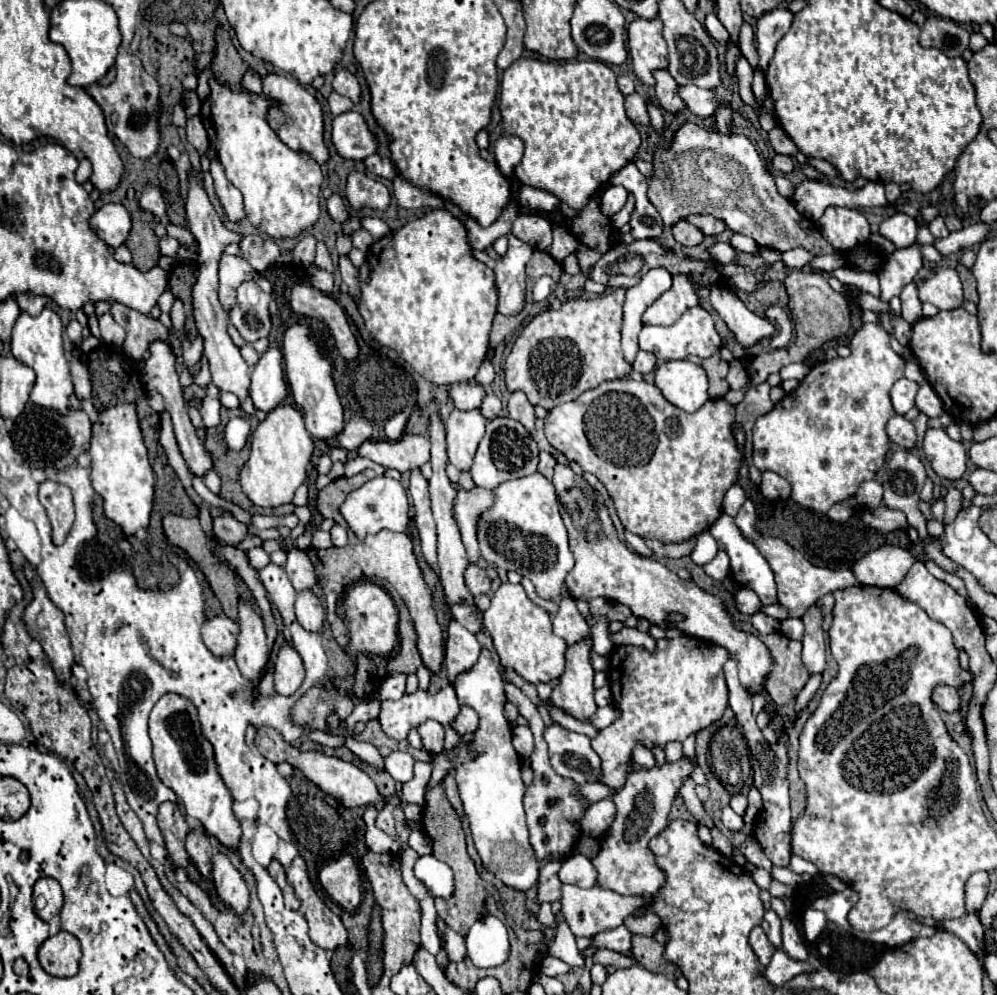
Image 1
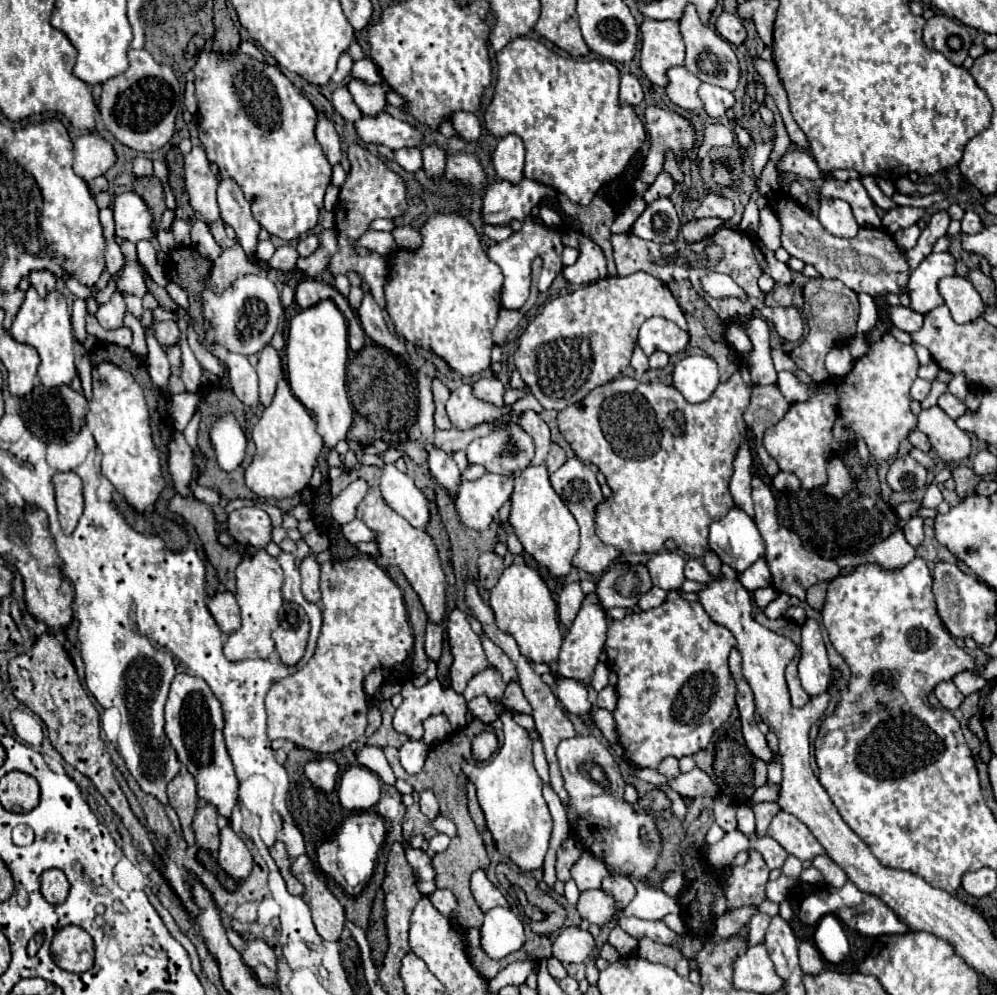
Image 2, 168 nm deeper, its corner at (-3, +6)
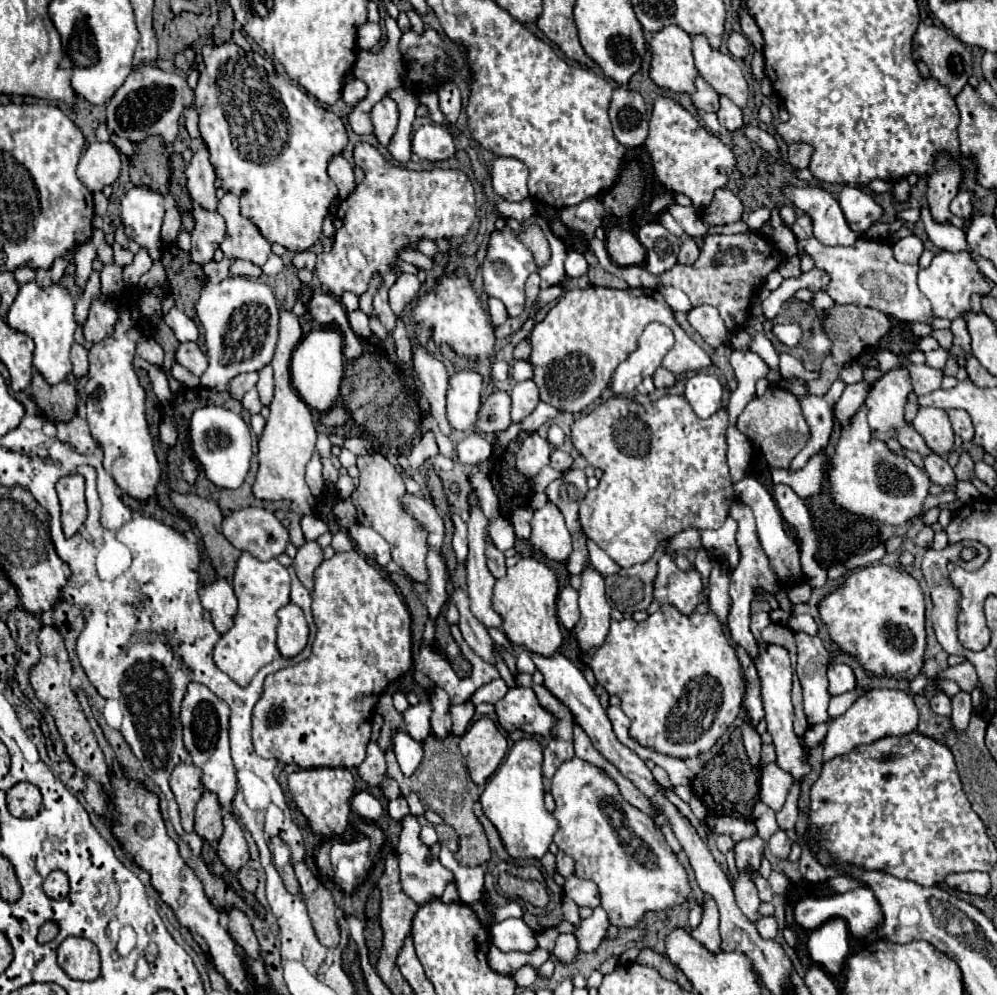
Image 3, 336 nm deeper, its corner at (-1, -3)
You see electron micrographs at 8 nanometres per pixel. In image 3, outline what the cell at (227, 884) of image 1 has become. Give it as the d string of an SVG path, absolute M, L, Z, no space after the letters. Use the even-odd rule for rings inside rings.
M230 813L224 815L224 833L218 841L218 857L232 873L238 873L248 863L246 839L238 821Z

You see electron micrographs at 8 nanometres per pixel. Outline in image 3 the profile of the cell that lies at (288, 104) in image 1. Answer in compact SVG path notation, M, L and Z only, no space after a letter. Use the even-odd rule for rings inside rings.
M338 155L338 157L330 157L330 165L328 165L328 175L330 179L338 185L340 197L346 199L352 191L354 191L354 171L350 167L350 163Z

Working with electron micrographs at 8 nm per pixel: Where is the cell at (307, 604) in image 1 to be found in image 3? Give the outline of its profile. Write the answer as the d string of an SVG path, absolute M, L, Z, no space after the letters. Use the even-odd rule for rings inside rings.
M306 541L300 549L298 555L294 559L294 569L298 579L302 581L302 585L312 593L314 591L314 571L316 567L324 561L322 557L322 549L318 547L316 541Z

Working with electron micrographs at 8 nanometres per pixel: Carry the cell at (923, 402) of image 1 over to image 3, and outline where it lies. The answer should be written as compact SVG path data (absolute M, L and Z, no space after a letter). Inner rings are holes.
M950 409L946 411L952 423L952 429L958 437L962 437L964 441L970 441L974 437L974 427L972 427L972 419L964 409Z

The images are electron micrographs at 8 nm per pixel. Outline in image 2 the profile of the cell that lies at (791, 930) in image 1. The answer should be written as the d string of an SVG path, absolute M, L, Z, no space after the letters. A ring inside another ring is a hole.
M800 942L800 966L802 966L804 974L808 974L808 976L822 974L826 968L824 958L820 956L818 948L810 942Z

